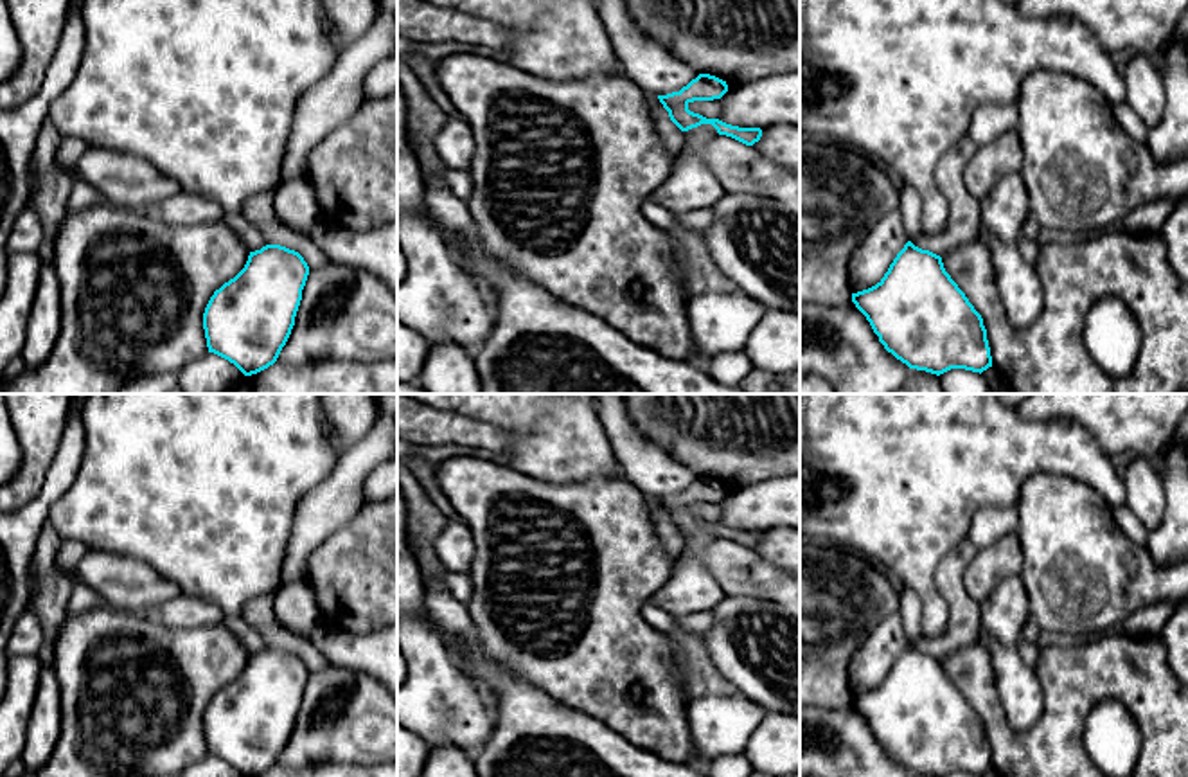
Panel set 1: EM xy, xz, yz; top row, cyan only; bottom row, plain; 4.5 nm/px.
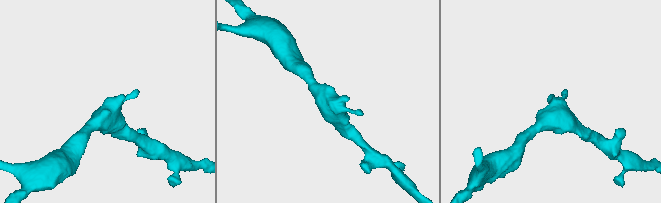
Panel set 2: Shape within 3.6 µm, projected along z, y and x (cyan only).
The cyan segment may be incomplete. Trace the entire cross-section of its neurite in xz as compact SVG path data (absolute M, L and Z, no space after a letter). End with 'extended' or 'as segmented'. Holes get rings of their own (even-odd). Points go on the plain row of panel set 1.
M699 477L679 495L658 498L658 502L663 507L663 511L669 514L670 523L681 534L688 534L701 527L712 527L719 538L726 538L746 549L753 549L762 540L760 531L739 531L739 529L726 527L719 522L706 522L706 520L688 513L688 507L694 504L721 502L726 495L728 495L726 484L723 484L715 478L710 478L710 477Z; as segmented

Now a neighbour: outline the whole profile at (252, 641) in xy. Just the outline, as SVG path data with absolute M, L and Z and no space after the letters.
M225 615L223 624L239 639L250 655L266 649L266 642L241 615Z

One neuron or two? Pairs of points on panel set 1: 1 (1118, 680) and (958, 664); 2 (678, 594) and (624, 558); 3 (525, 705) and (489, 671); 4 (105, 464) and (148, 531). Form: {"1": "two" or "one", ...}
{"1": "one", "2": "two", "3": "one", "4": "one"}

